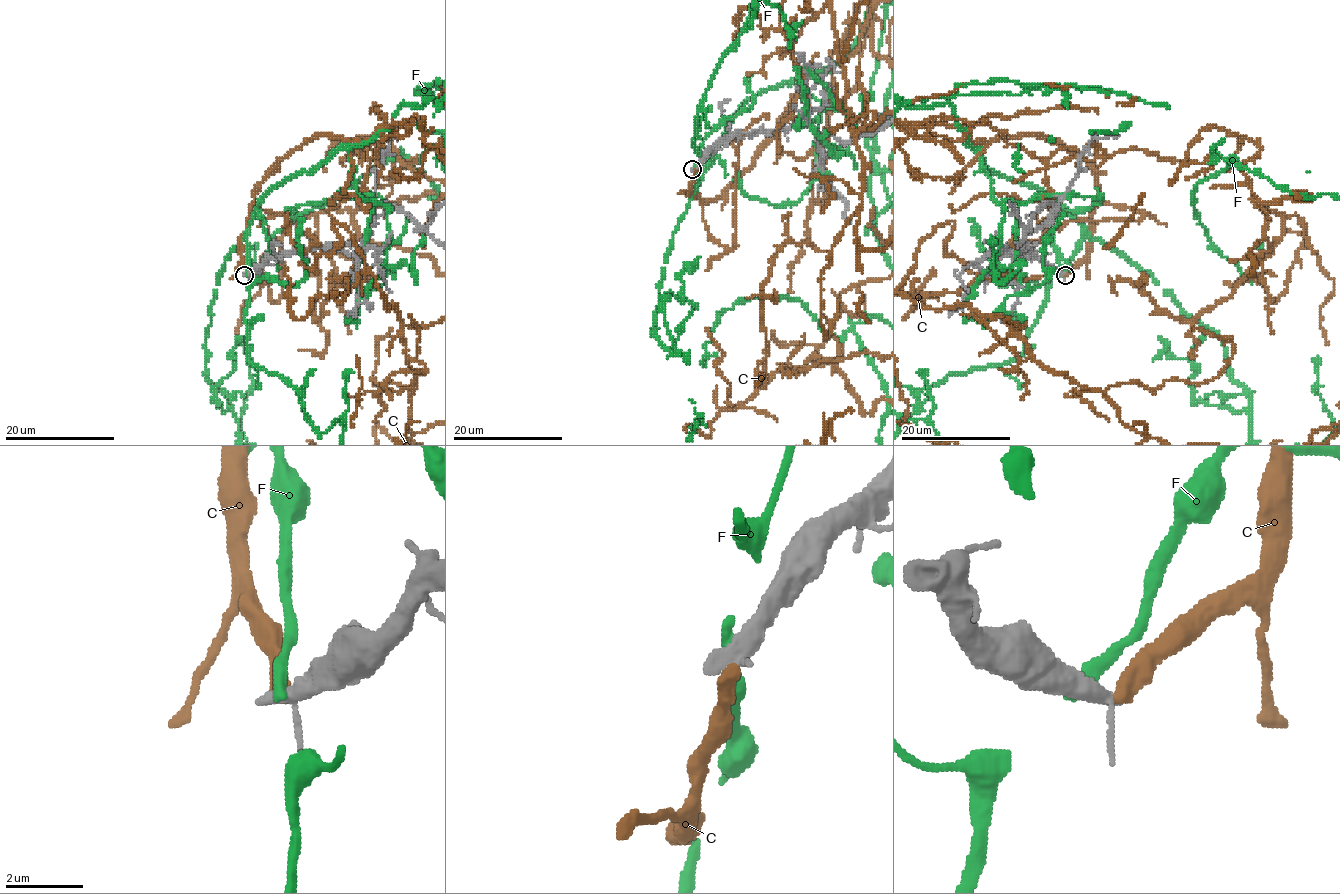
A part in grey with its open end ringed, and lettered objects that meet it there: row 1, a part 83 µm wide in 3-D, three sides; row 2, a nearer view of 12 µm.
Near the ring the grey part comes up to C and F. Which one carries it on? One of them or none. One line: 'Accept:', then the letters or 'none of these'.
Accept: none of these

